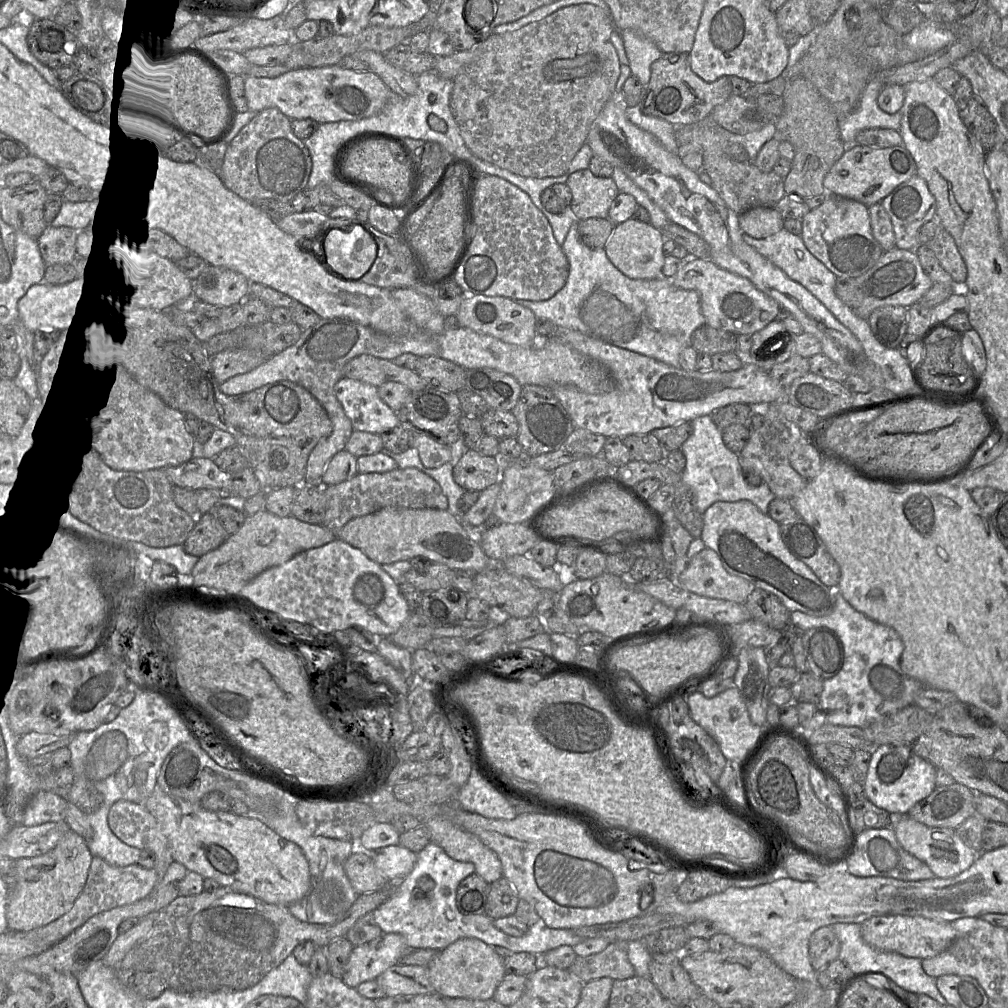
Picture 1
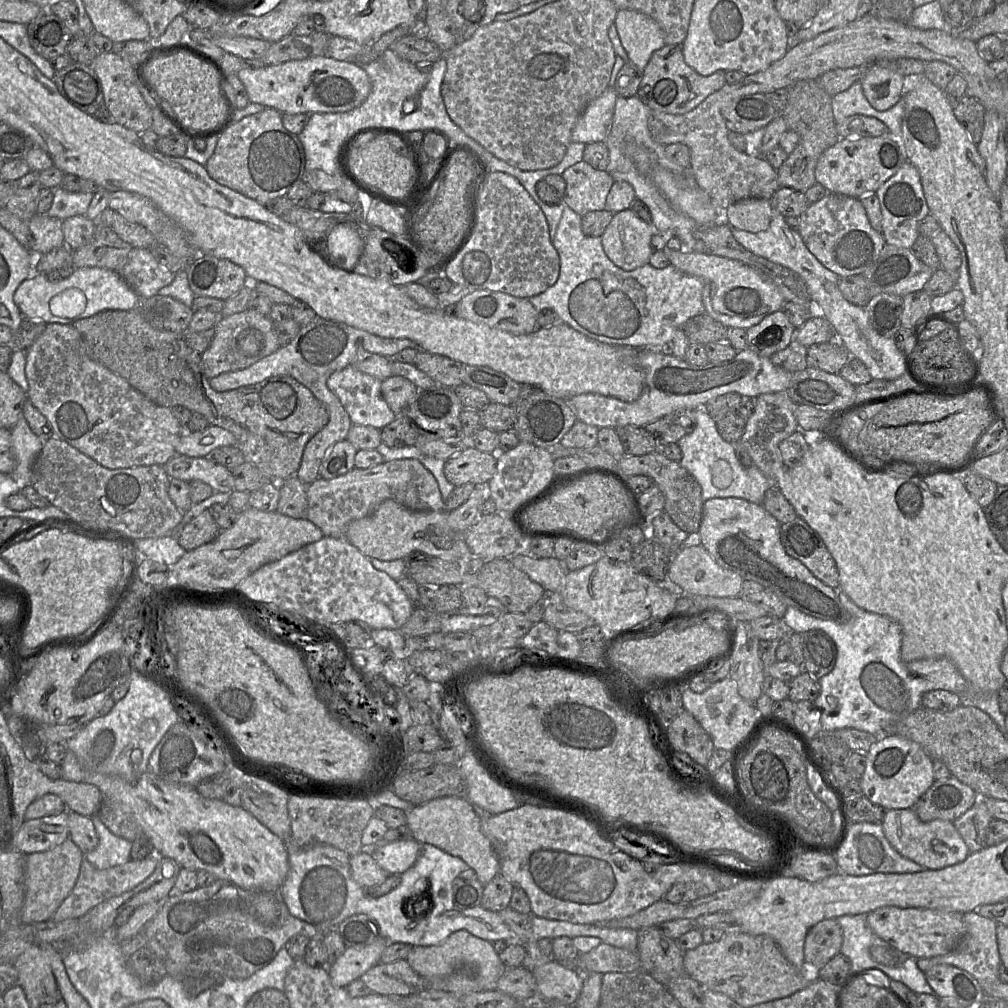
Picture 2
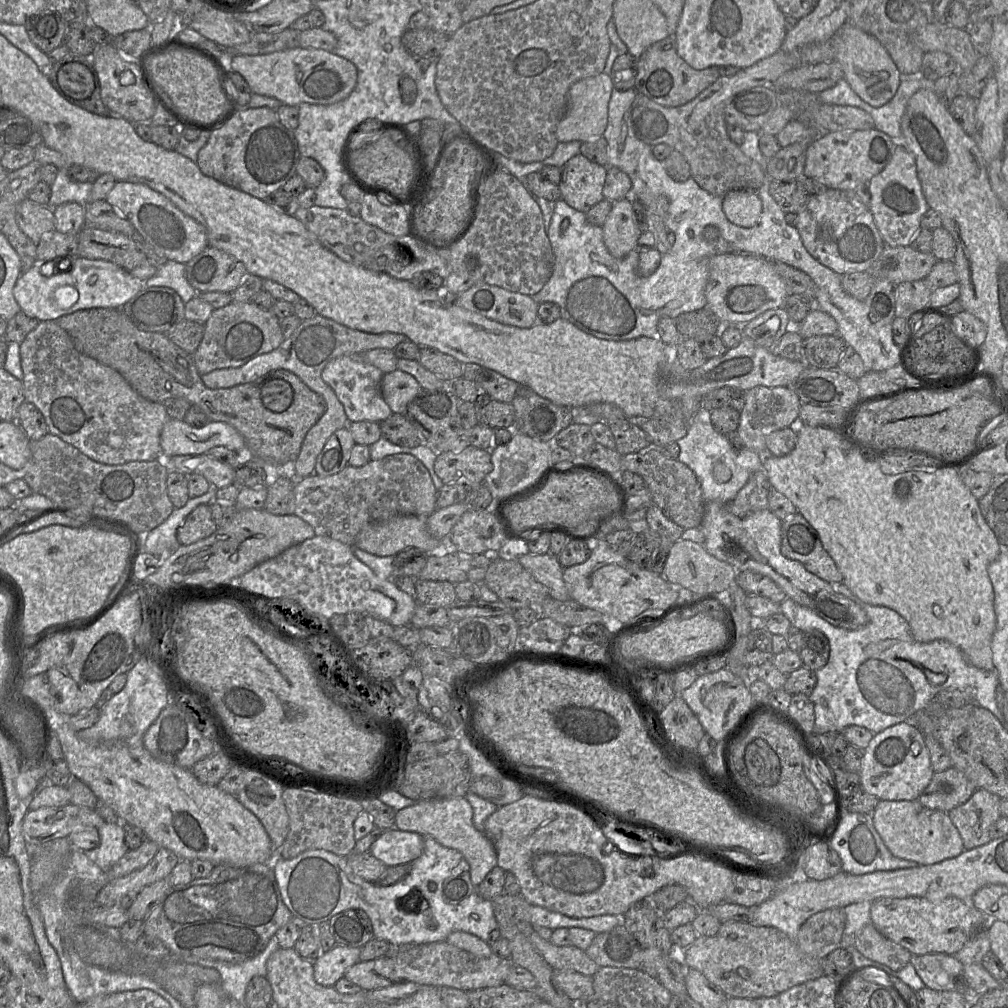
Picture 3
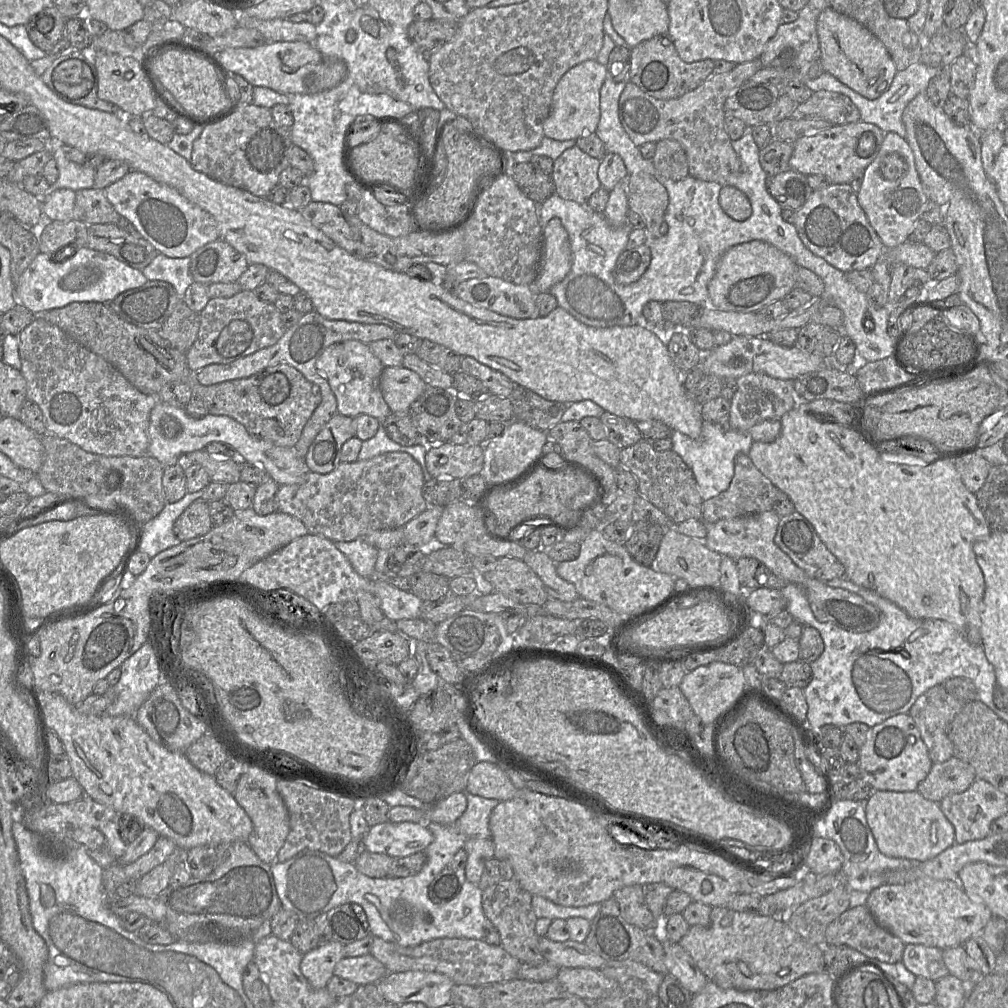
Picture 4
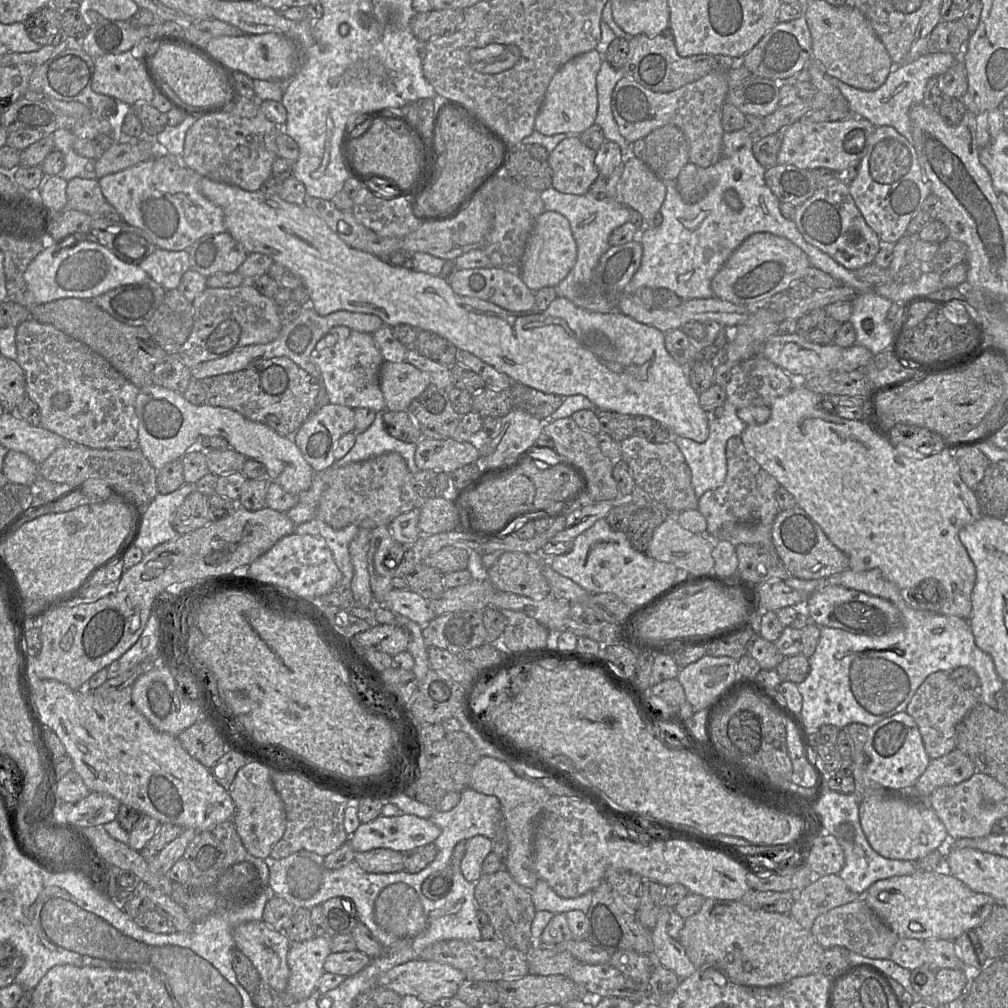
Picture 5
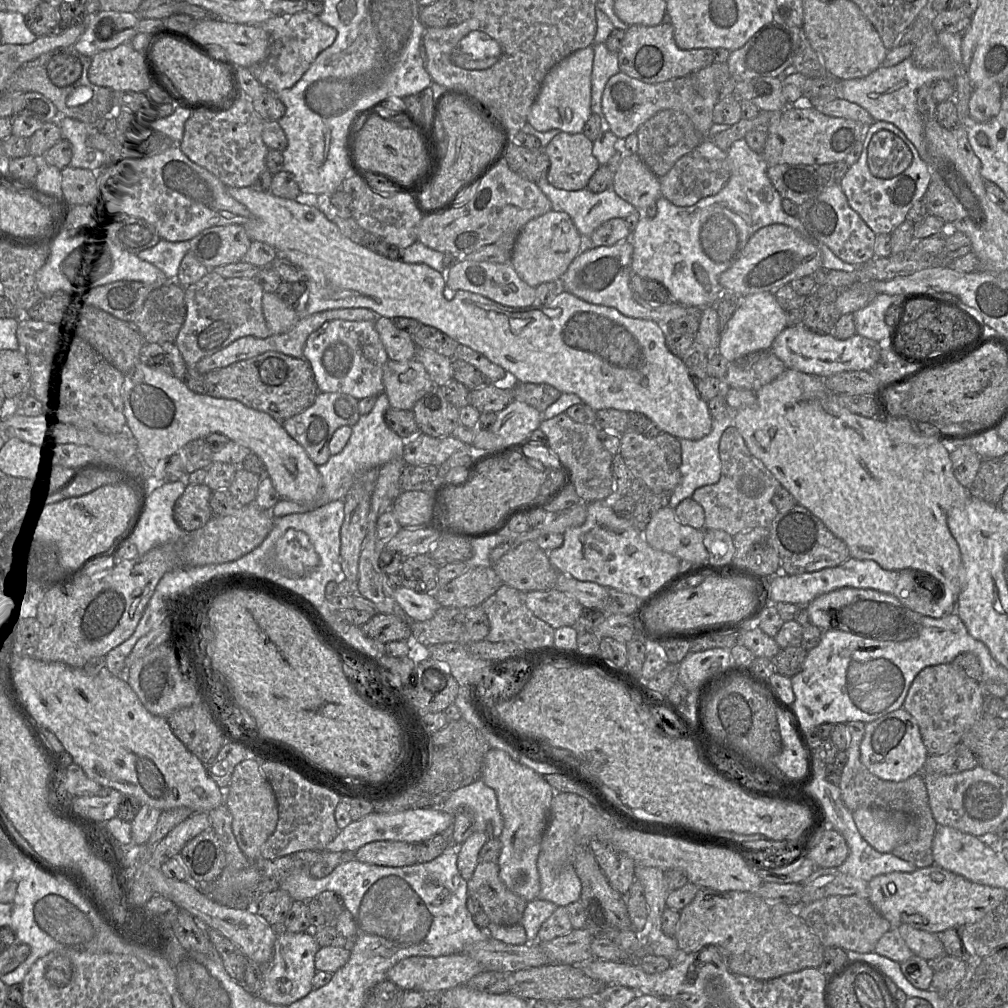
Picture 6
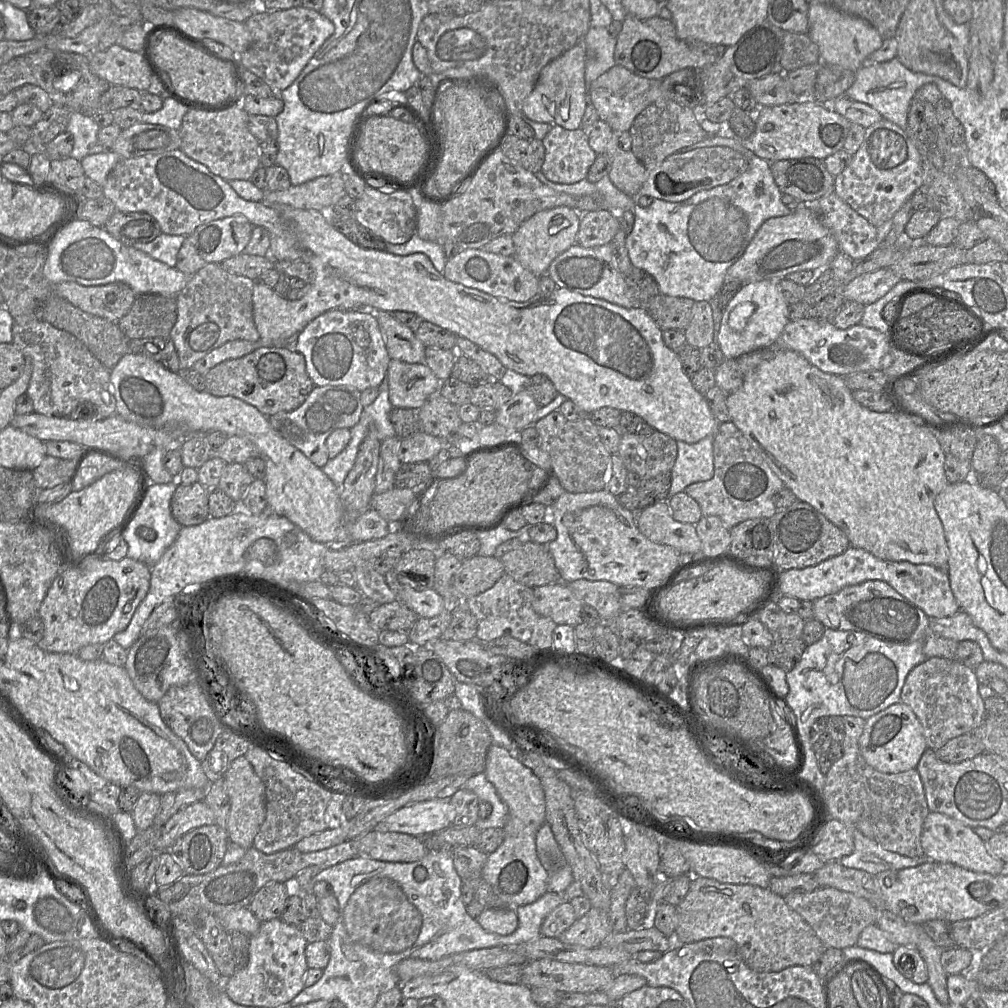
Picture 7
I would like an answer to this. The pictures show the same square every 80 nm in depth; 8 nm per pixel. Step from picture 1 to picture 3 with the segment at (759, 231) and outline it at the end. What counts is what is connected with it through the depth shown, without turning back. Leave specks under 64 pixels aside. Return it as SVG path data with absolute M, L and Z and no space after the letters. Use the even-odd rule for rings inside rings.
M731 190L722 197L721 205L731 223L745 228L755 226L762 213L761 199L752 190Z

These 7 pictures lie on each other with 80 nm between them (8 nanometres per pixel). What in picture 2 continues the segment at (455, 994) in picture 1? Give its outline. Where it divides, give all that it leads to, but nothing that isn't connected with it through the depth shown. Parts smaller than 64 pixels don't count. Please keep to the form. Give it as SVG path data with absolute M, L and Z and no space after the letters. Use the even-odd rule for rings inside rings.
M466 930L452 933L438 945L412 946L406 961L424 979L448 976L461 966L471 967L484 981L485 989L483 991L496 989L496 984L506 969L492 943L476 937Z

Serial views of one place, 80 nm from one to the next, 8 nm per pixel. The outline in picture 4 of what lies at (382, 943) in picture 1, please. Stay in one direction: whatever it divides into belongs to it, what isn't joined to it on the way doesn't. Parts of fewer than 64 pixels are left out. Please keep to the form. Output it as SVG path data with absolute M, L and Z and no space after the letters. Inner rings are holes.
M330 940L302 955L300 970L313 988L326 987L334 975L335 965L345 957L343 946L339 942Z

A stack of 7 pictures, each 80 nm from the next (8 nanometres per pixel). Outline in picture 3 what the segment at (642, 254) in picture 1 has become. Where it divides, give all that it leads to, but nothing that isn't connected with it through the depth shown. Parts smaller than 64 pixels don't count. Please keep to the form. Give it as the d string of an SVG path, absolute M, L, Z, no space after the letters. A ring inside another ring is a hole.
M627 197L612 202L611 211L603 225L603 239L609 253L622 259L637 249L642 230L633 213L633 198Z

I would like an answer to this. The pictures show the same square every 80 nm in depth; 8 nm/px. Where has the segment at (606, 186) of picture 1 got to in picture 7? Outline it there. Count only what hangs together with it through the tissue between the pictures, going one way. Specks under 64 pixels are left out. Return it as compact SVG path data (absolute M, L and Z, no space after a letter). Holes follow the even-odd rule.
M552 125L542 143L545 159L541 172L548 180L559 184L574 184L587 178L597 154L590 147L585 131Z

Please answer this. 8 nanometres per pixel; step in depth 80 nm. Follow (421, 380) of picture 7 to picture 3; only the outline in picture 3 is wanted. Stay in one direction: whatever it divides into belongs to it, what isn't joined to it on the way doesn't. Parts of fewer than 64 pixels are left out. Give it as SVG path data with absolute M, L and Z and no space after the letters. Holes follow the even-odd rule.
M399 369L382 376L382 396L393 414L404 414L408 404L421 389L420 384L412 375Z

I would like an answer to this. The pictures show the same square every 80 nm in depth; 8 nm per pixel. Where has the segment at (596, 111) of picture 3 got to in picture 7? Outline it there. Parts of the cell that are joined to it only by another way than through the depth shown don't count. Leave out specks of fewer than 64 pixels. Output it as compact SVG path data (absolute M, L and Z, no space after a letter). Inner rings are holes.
M584 43L577 44L548 63L541 70L533 91L524 101L523 114L532 121L558 125L567 130L581 128L587 106L585 68L586 49Z

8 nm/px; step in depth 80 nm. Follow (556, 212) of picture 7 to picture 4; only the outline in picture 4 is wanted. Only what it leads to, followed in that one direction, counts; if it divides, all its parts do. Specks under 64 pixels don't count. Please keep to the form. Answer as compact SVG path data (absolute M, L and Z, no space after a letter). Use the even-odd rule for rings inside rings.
M557 217L549 220L543 229L542 252L538 264L538 271L535 280L529 285L530 291L534 296L538 292L548 292L555 284L561 282L570 272L572 265L572 251L568 233L561 220Z

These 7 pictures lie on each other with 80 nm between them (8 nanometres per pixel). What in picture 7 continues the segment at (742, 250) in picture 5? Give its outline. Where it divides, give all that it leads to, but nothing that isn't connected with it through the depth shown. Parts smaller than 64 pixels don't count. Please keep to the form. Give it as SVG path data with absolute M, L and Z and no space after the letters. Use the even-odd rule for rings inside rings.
M799 203L790 214L769 218L759 227L743 254L727 270L725 278L740 285L764 280L779 282L796 271L819 272L838 253L837 241L830 231L819 222L808 204Z

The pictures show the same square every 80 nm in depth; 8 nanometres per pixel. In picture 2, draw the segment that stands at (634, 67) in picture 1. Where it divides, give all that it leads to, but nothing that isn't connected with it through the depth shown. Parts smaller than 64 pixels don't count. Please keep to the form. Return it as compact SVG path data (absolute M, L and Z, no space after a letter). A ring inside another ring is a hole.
M618 10L614 25L629 60L641 72L647 66L652 54L666 45L659 24L641 12Z

